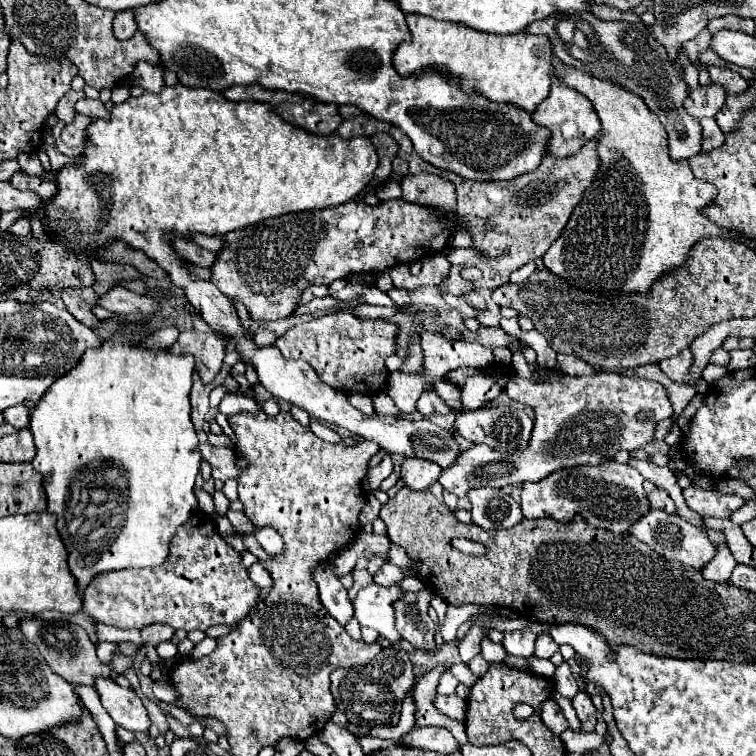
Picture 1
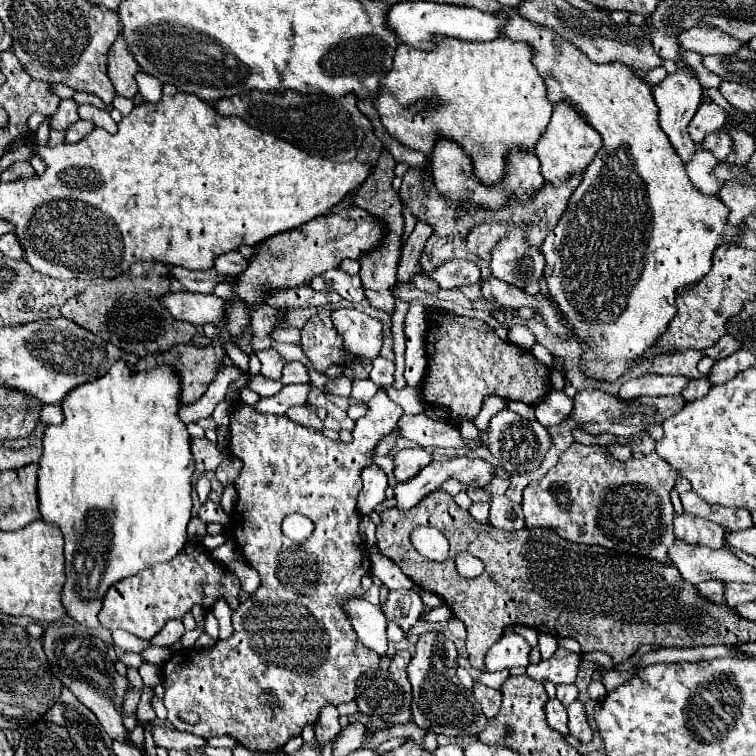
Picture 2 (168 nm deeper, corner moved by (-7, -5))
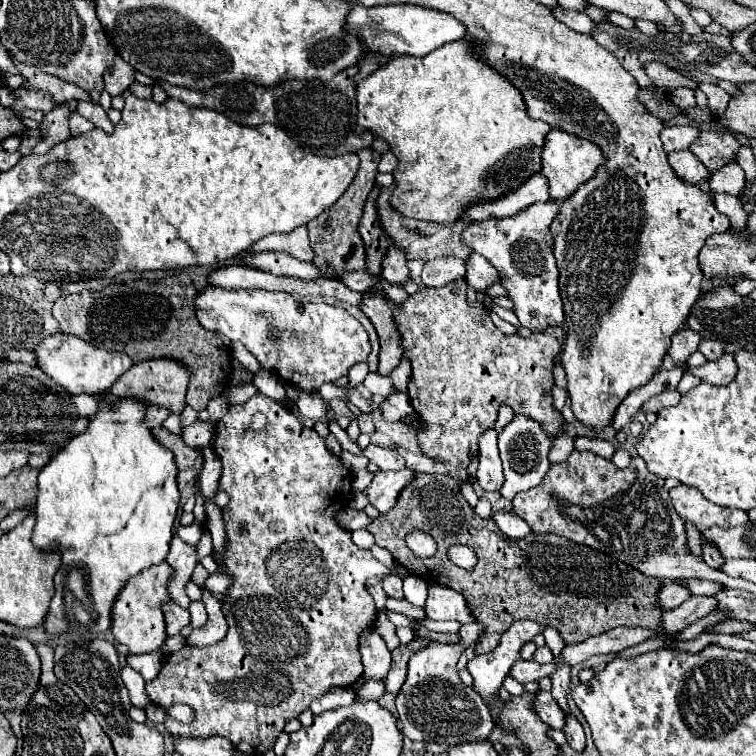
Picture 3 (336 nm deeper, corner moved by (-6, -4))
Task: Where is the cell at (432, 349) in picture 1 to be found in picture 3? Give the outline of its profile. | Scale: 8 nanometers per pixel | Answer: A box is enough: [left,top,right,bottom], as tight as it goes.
[363,373,393,397]

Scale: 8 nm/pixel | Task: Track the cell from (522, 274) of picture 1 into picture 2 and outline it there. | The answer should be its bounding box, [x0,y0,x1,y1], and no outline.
[492,232,546,288]

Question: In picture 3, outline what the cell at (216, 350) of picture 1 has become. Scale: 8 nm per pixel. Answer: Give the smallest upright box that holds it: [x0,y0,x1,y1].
[111,357,189,413]

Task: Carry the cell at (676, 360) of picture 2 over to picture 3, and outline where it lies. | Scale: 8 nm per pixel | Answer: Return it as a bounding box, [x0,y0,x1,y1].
[667,329,701,365]

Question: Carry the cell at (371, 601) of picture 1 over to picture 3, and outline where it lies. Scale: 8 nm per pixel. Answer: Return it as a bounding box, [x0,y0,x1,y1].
[405,575,427,607]

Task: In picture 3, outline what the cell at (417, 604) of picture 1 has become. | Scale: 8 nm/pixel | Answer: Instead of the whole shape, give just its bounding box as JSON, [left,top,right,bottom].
[397,641,495,745]

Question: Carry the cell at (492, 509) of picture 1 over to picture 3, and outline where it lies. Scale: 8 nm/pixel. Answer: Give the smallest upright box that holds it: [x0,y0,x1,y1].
[493,511,531,539]

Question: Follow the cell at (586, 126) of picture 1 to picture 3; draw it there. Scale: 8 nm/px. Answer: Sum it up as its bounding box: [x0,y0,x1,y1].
[541,129,603,201]

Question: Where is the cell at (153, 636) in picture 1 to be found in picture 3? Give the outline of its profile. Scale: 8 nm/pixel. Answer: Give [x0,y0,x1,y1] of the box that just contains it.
[163,603,189,637]

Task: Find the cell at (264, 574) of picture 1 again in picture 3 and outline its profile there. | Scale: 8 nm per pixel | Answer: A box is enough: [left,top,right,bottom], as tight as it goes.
[202,573,233,595]

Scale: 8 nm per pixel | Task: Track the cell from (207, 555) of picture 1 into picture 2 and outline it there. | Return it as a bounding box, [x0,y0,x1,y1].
[98,544,240,640]

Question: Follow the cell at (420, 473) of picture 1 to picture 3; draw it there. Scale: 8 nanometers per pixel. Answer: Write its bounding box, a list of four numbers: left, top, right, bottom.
[363,445,405,471]

